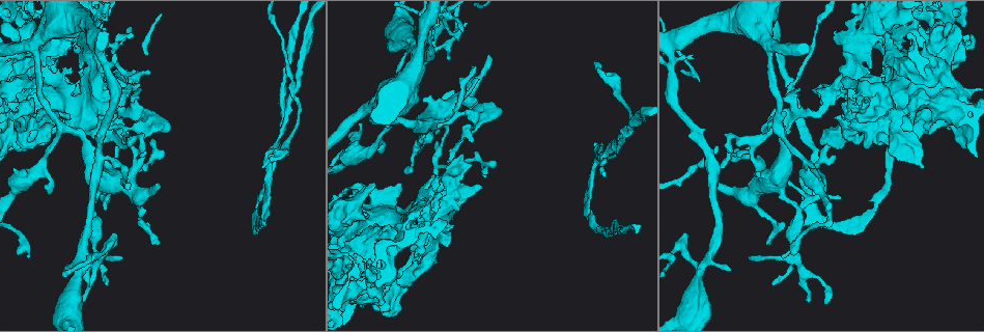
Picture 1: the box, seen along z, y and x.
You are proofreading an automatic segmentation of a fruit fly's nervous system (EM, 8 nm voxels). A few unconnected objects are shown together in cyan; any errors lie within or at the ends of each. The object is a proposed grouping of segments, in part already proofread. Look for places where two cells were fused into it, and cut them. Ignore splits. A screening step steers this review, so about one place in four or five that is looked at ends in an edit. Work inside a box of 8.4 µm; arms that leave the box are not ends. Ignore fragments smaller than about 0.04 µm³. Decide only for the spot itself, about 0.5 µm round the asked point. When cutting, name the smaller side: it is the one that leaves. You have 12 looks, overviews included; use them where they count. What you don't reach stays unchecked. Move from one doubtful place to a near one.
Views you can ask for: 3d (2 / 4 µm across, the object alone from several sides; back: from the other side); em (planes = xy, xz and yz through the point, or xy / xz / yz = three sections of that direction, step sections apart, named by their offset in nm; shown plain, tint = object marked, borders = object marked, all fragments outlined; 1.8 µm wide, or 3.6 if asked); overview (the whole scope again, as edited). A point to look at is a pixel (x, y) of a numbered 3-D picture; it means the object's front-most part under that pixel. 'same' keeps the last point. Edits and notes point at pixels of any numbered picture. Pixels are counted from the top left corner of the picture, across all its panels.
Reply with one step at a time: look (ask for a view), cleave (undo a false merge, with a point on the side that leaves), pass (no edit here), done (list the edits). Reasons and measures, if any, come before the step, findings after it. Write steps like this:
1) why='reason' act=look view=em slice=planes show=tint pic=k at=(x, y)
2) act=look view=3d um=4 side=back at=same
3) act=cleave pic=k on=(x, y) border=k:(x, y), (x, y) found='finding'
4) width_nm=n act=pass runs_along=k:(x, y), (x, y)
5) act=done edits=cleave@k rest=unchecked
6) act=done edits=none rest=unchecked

why='closes a loop' act=look view=em slice=planes show=tint pic=1 at=(19, 120)

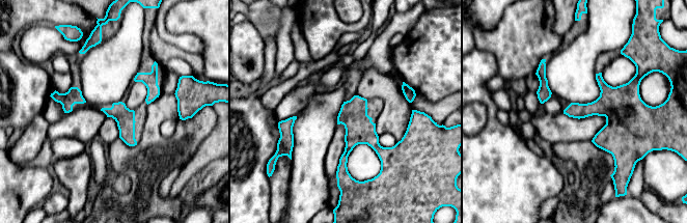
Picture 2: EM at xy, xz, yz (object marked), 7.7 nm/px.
act=pass runs_along=2:(356, 98), (356, 133), (340, 176) found='continuous, no second cell'

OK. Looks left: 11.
why='three-way junction' act=look view=em slice=planes show=tint pic=1 at=(902, 24)

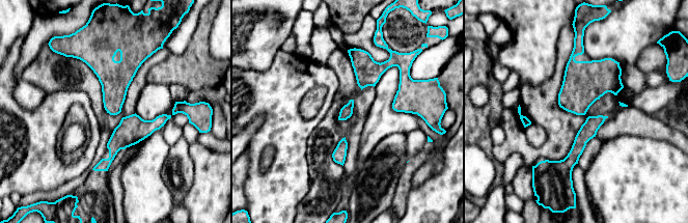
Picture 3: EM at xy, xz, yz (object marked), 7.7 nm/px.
act=pass found='continuous, no second cell'

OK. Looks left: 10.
act=look view=em slice=planes show=tint pic=1 at=(473, 116)

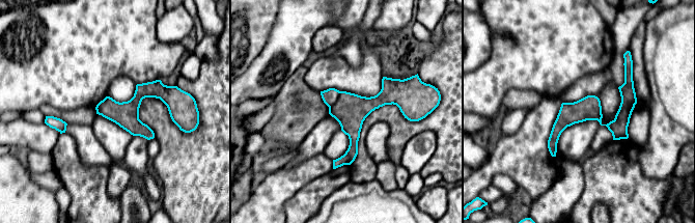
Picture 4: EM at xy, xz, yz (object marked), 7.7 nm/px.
act=cleave pic=4 on=(330, 95) border=4:(340, 91), (337, 99), (329, 107) found='two cells meet here'

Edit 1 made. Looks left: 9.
why='redraw' act=look view=overview

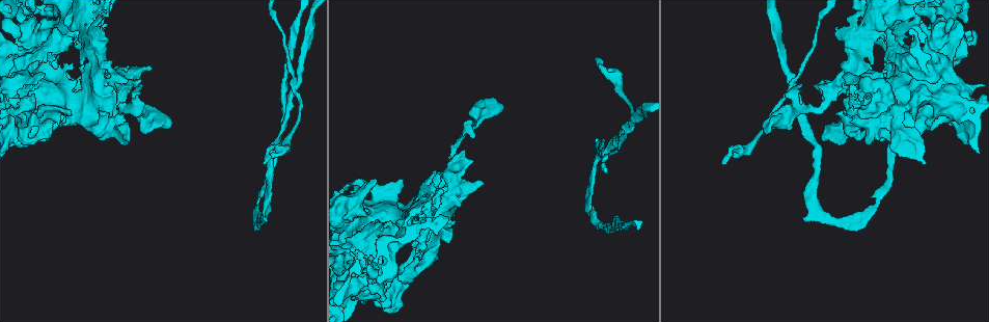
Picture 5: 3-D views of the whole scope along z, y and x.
why='abrupt turn' act=look view=em slice=planes show=plain pic=5 at=(626, 128)

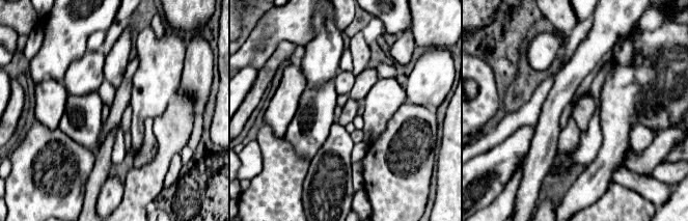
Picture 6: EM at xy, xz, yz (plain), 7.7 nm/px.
act=look view=em slice=planes show=tint at=same

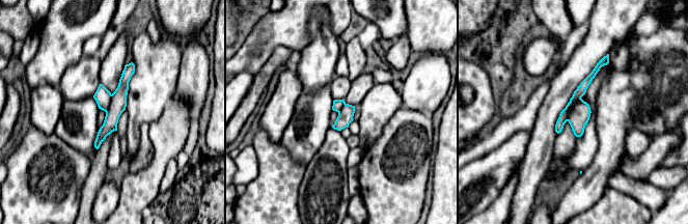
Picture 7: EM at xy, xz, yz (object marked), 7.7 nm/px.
act=cleave pic=7 on=(581, 89) border=7:(580, 98), (569, 113), (567, 120) found='a second cell is stuck on'

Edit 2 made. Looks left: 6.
act=done edits=cleave@4,cleave@7 rest=unchecked

